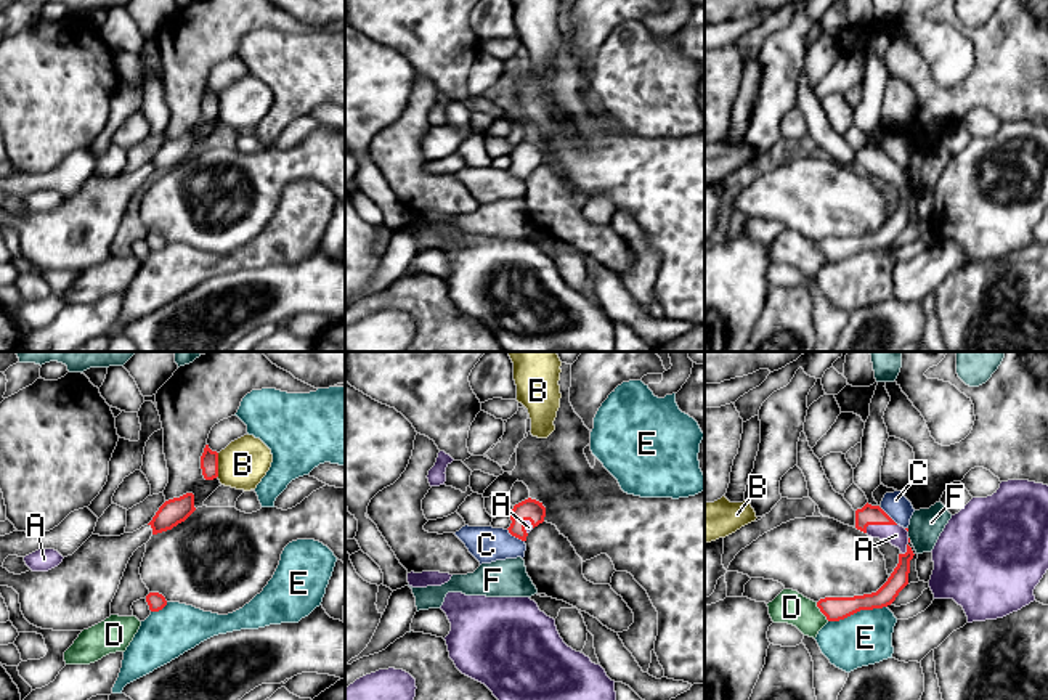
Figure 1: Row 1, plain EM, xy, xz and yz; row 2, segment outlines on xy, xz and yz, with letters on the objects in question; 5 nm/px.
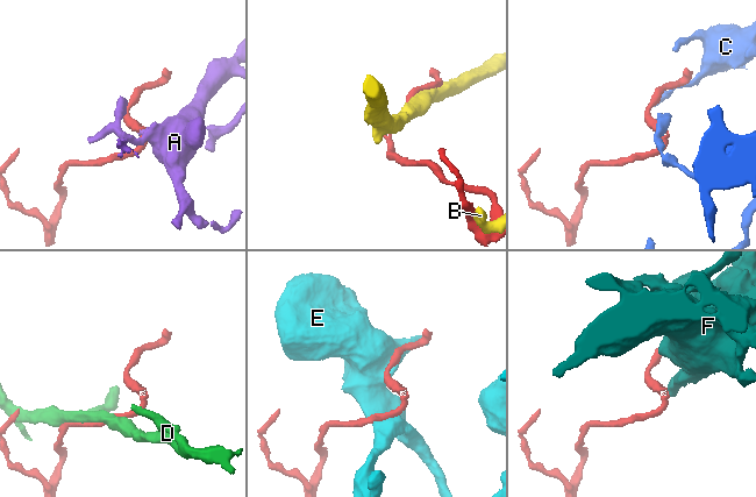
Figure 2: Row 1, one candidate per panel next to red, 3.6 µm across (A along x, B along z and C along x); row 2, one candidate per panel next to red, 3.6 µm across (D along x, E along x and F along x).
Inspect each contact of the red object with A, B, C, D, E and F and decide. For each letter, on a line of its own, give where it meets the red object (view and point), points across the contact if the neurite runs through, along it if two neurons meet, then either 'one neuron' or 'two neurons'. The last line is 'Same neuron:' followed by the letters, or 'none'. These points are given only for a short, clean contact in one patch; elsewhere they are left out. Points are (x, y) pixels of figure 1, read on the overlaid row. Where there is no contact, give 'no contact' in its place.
A: yz (878, 524) | across yz (869, 514), (878, 524), (896, 535) | one neuron
B: xy (217, 464) | two neurons
C: xz (515, 537) | along xz (507, 529), (524, 541) | two neurons
D: yz (820, 610) | two neurons
E: yz (857, 610) | two neurons
F: no contact | two neurons
Same neuron: A

